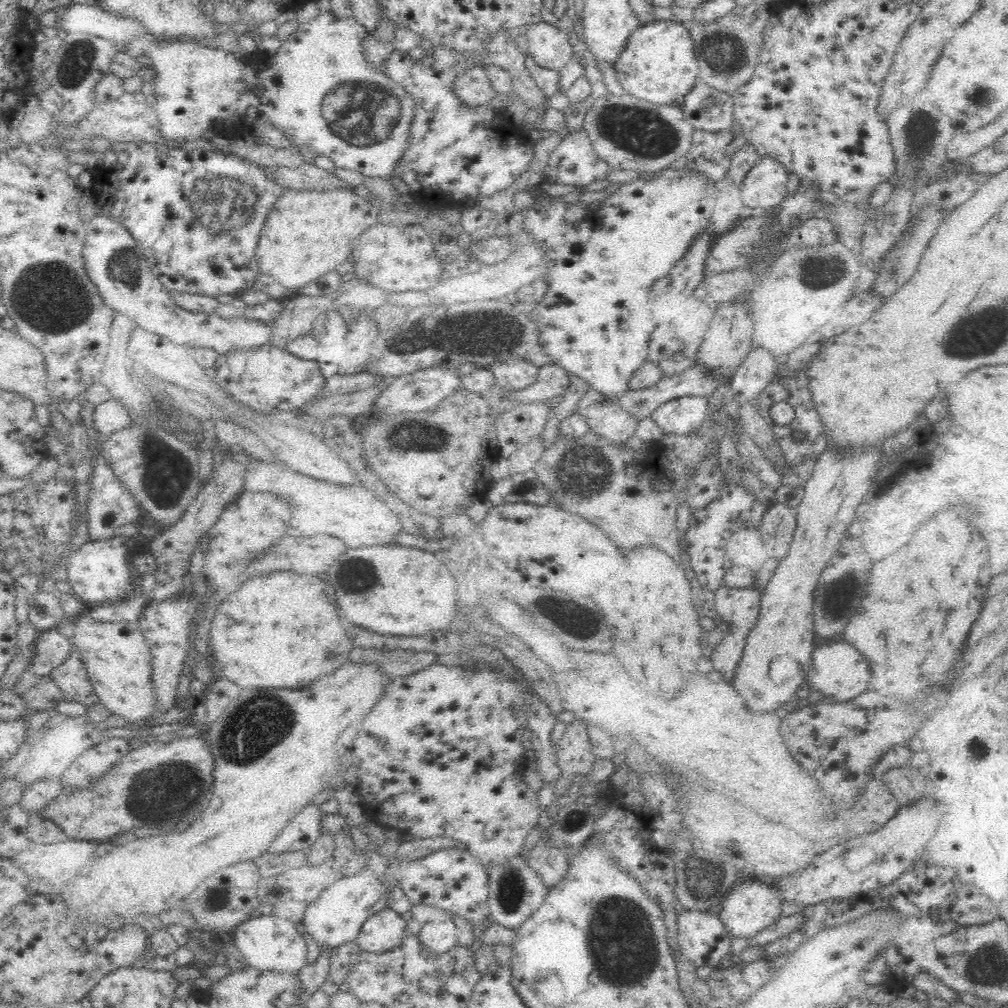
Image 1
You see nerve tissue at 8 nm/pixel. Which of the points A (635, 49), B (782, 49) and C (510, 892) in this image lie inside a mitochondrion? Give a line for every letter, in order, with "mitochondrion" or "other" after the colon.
A: other
B: other
C: mitochondrion

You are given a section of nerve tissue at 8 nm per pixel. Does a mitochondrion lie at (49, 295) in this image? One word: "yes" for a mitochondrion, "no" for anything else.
yes

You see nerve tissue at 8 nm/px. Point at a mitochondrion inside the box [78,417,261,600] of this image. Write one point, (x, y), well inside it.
(166, 472)

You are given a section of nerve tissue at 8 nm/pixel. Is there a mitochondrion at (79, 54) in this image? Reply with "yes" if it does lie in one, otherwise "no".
yes

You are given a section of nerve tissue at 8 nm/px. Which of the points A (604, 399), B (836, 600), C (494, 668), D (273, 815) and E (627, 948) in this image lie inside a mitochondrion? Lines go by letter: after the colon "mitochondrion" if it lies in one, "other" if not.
A: other
B: mitochondrion
C: other
D: other
E: mitochondrion

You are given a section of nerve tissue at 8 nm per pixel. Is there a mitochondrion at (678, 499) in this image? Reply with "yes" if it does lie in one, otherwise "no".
no

